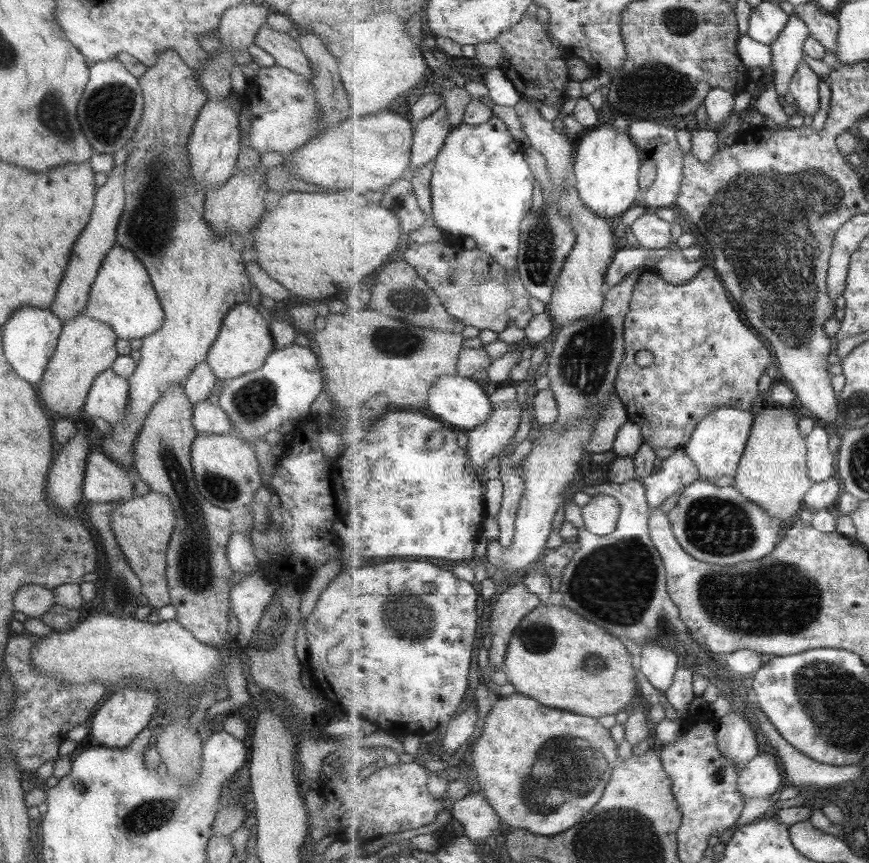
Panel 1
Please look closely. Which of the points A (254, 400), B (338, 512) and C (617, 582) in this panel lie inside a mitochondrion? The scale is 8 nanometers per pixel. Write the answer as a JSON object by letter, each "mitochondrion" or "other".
{"A":"mitochondrion","B":"other","C":"mitochondrion"}

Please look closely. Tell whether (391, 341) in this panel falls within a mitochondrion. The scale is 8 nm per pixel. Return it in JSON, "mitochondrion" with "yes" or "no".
{"mitochondrion":"yes"}

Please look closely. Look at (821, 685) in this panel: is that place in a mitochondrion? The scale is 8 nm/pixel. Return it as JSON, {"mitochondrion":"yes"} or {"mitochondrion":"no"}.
{"mitochondrion":"yes"}

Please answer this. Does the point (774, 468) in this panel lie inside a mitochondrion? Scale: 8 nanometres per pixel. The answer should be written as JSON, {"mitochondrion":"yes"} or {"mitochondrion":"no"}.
{"mitochondrion":"no"}

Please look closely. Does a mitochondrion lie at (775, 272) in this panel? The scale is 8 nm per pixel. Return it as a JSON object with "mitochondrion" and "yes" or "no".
{"mitochondrion":"yes"}

